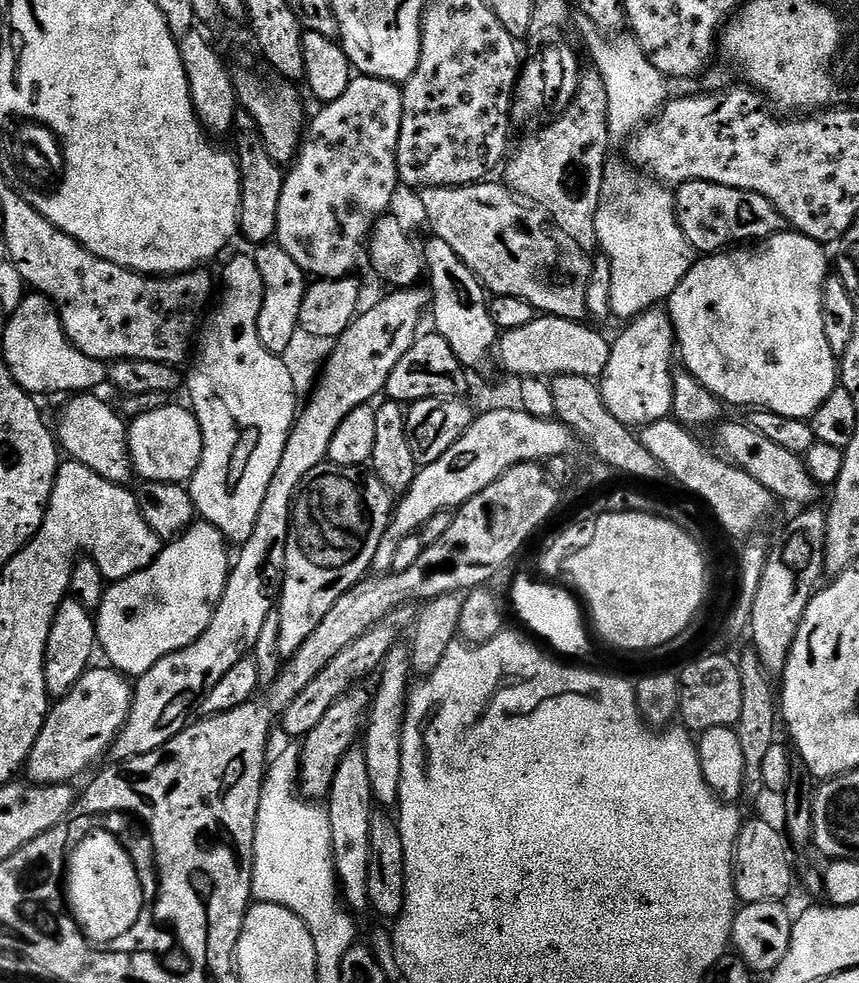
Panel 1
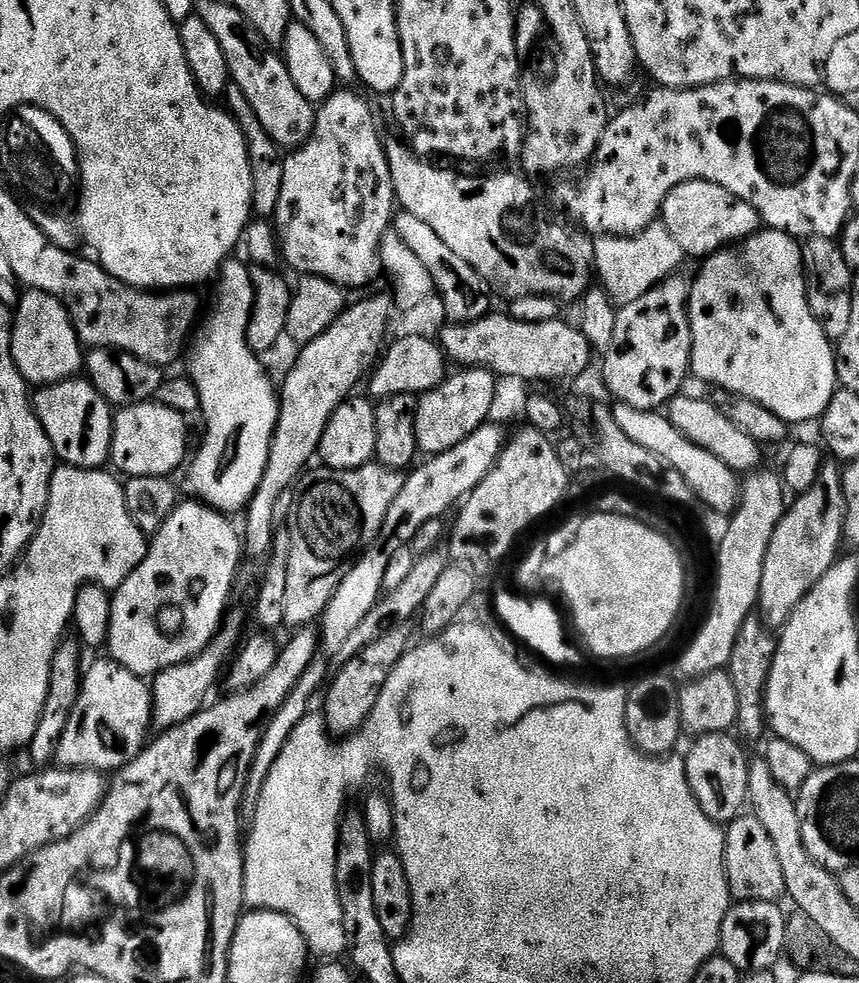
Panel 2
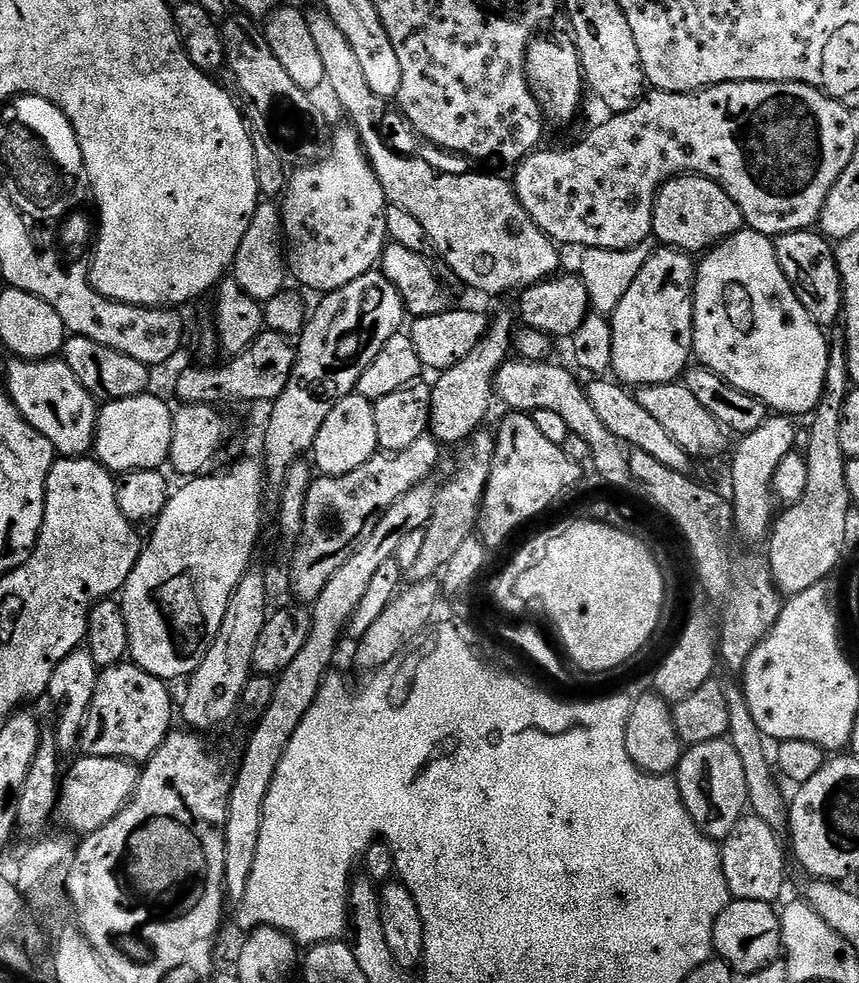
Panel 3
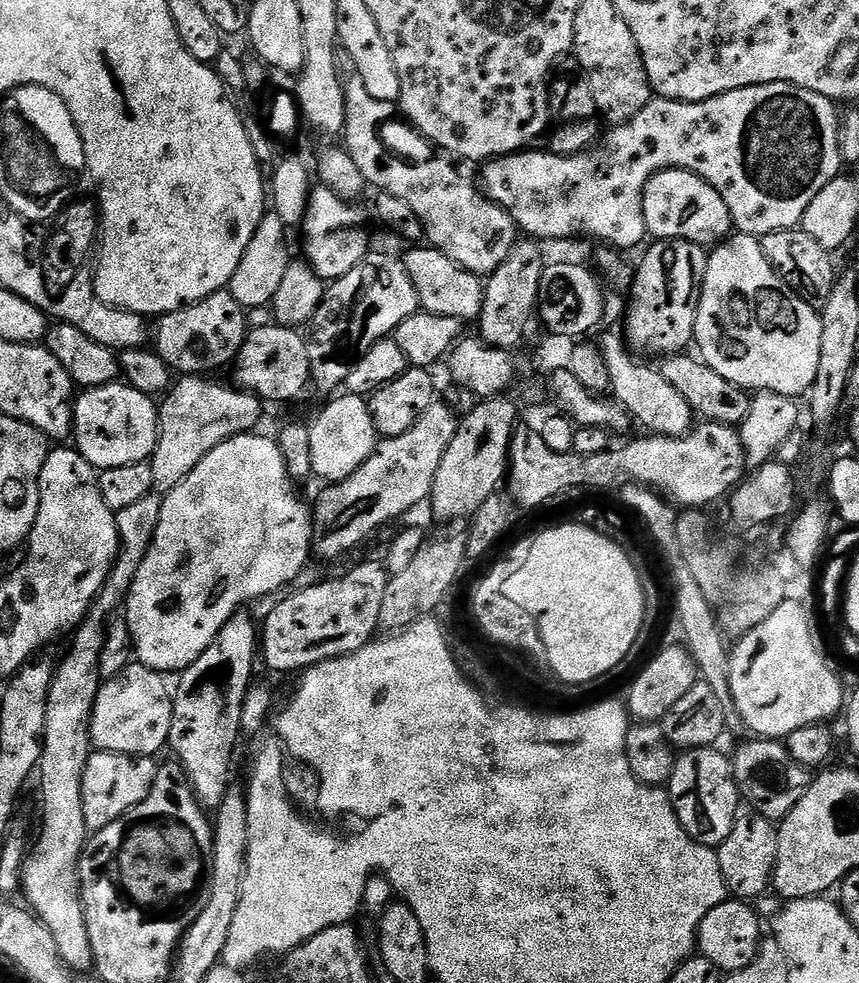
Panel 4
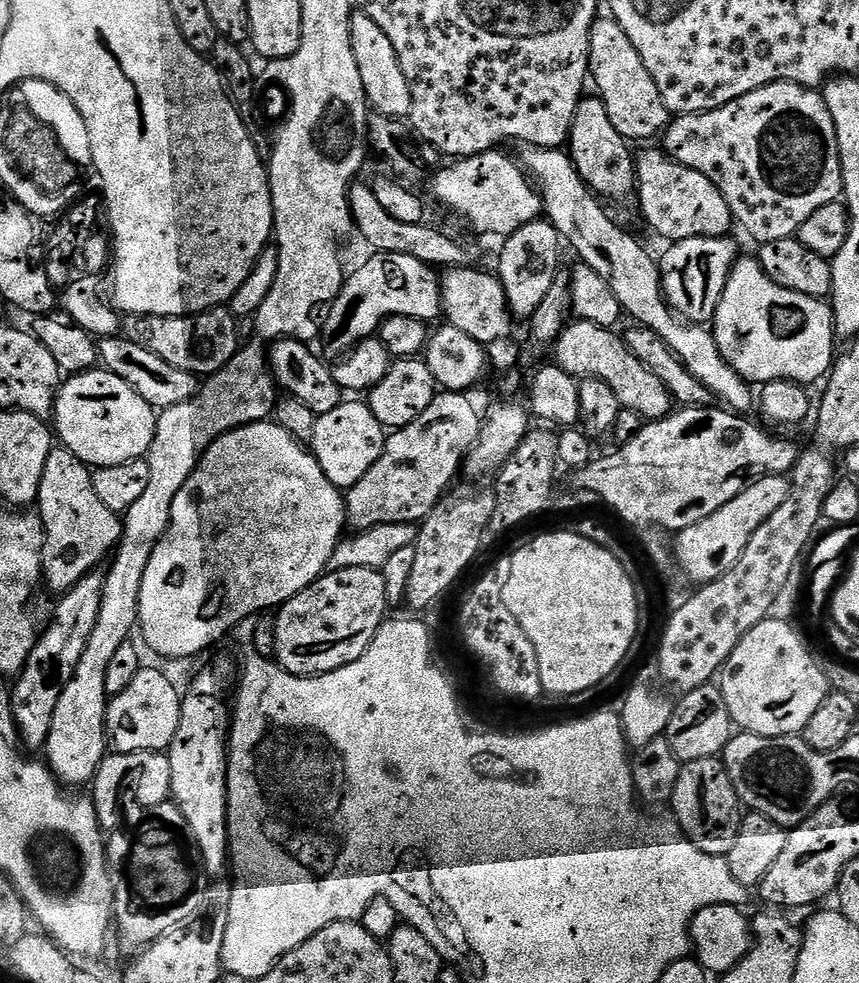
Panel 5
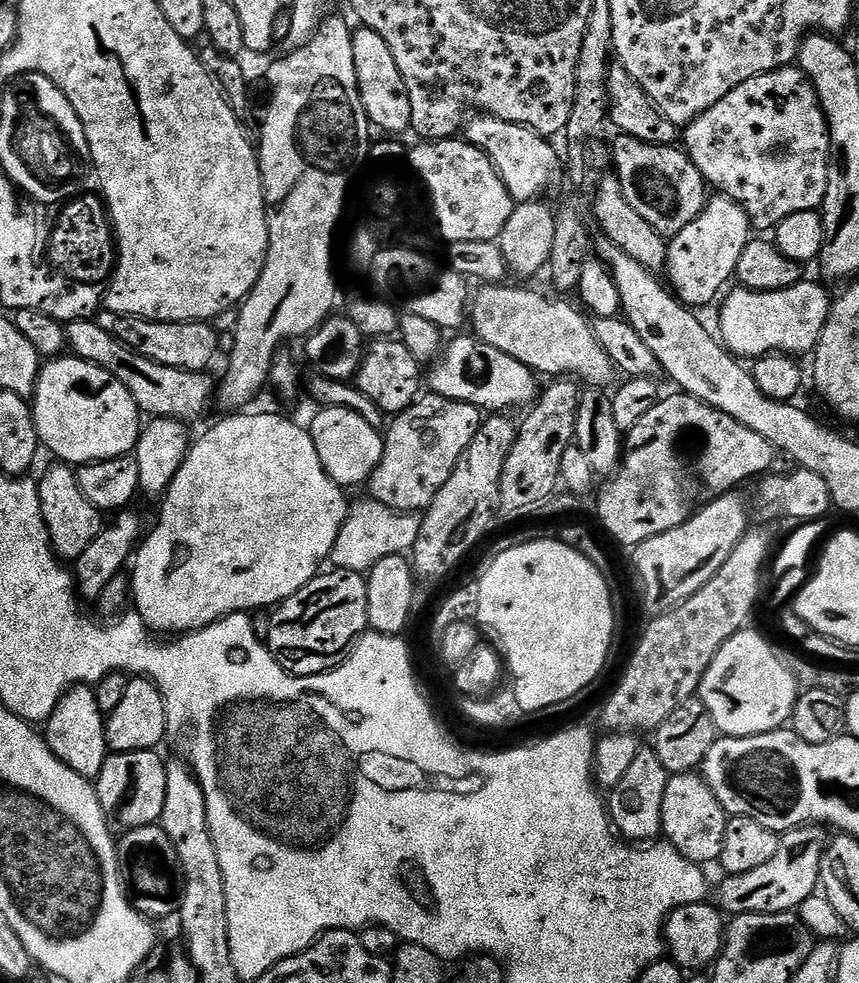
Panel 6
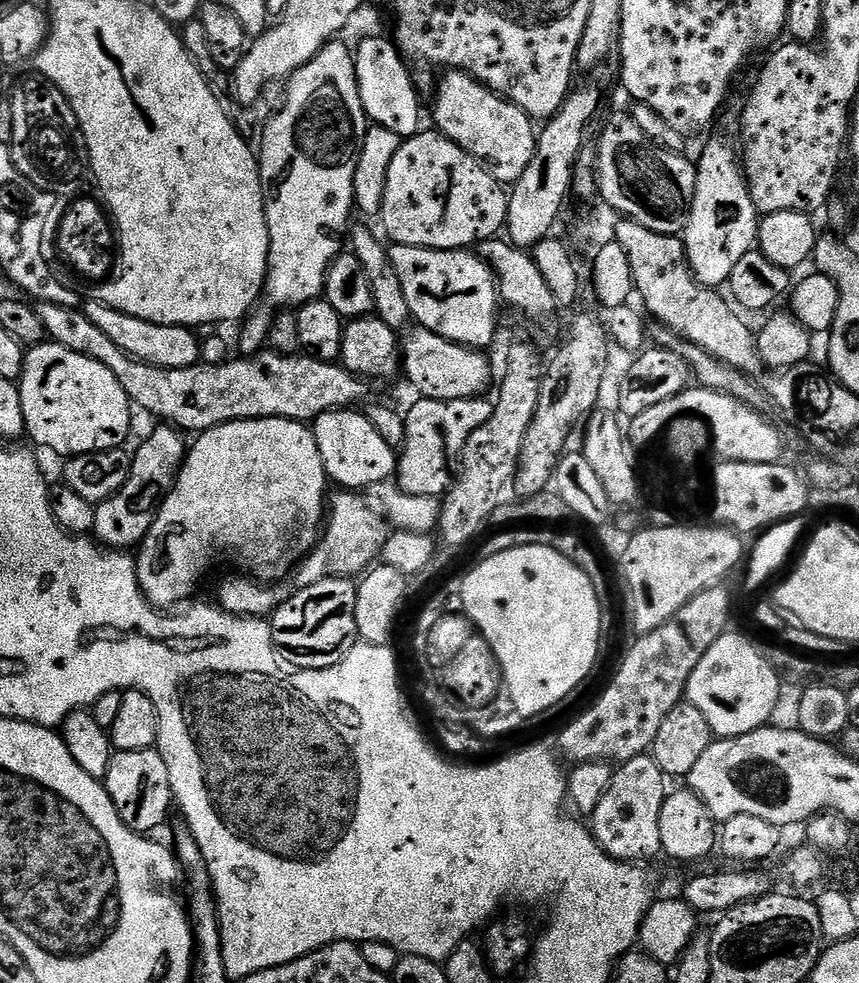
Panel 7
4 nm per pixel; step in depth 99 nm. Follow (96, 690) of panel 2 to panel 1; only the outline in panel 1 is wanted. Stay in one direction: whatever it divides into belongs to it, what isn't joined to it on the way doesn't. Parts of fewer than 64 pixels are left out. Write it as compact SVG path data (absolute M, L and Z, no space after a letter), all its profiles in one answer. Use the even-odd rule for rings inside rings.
M92 666L88 668L88 670L84 673L84 676L80 677L77 684L74 686L72 690L64 697L57 699L55 703L51 705L50 711L47 716L44 717L44 725L42 726L42 730L38 734L38 738L34 742L34 746L30 750L30 754L28 755L28 762L26 765L26 773L28 772L27 779L31 781L33 784L66 784L72 781L75 781L75 776L80 776L84 771L87 770L91 764L99 765L101 761L100 759L103 756L107 757L109 755L110 749L113 744L116 742L116 737L119 736L120 731L124 728L124 723L126 722L126 718L130 714L130 710L132 709L132 698L134 695L134 688L131 683L121 673L117 672L115 668L111 666L103 666L104 668L97 668L97 666Z

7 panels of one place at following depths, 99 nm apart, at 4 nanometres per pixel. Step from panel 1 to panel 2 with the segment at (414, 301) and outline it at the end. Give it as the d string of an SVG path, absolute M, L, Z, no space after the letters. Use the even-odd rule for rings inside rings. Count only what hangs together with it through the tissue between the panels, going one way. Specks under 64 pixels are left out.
M229 615L223 621L220 631L216 633L216 639L209 642L198 655L186 662L182 662L178 666L170 666L165 672L156 673L154 679L151 681L150 687L152 689L152 723L157 729L167 730L178 726L192 716L195 716L201 708L205 707L207 700L204 699L207 698L208 691L215 686L216 679L219 676L221 679L226 665L233 659L234 653L237 651L238 645L242 640L242 635L240 636L240 620L236 616L231 616Z

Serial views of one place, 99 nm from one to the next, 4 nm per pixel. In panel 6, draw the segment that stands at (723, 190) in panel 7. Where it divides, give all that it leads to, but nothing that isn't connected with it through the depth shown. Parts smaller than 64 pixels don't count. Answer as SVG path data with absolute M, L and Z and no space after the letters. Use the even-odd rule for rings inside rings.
M713 195L705 204L702 214L677 236L671 237L668 245L666 280L676 299L681 304L700 310L703 304L710 303L716 295L719 297L720 287L735 277L738 258L742 258L742 250L749 239L750 225L742 206L738 206L729 196Z

